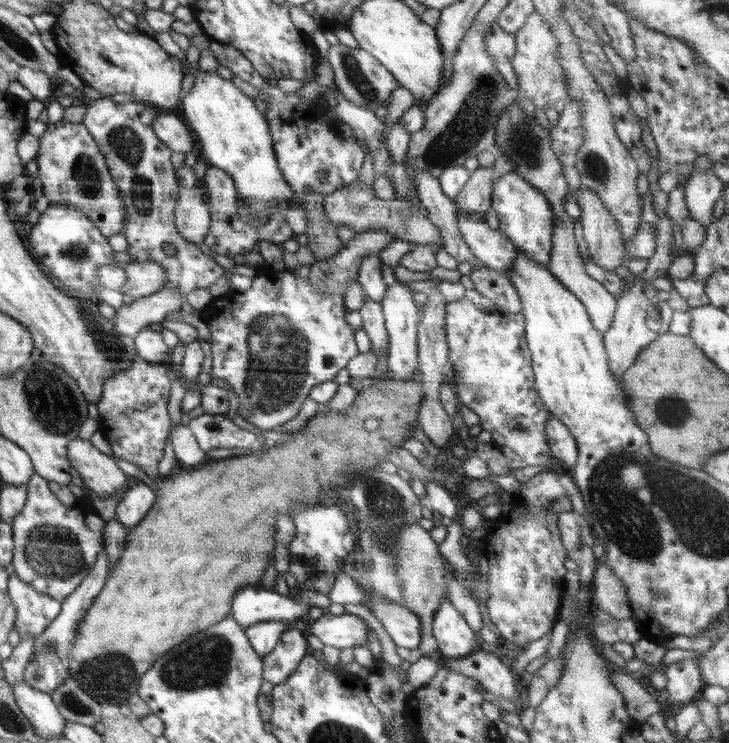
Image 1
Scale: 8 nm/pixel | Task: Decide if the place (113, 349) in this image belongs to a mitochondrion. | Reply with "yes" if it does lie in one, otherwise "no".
yes

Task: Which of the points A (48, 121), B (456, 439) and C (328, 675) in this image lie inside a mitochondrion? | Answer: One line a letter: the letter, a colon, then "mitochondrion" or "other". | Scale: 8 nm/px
A: other
B: other
C: other

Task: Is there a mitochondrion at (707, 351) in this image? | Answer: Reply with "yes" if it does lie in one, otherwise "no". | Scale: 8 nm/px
no

